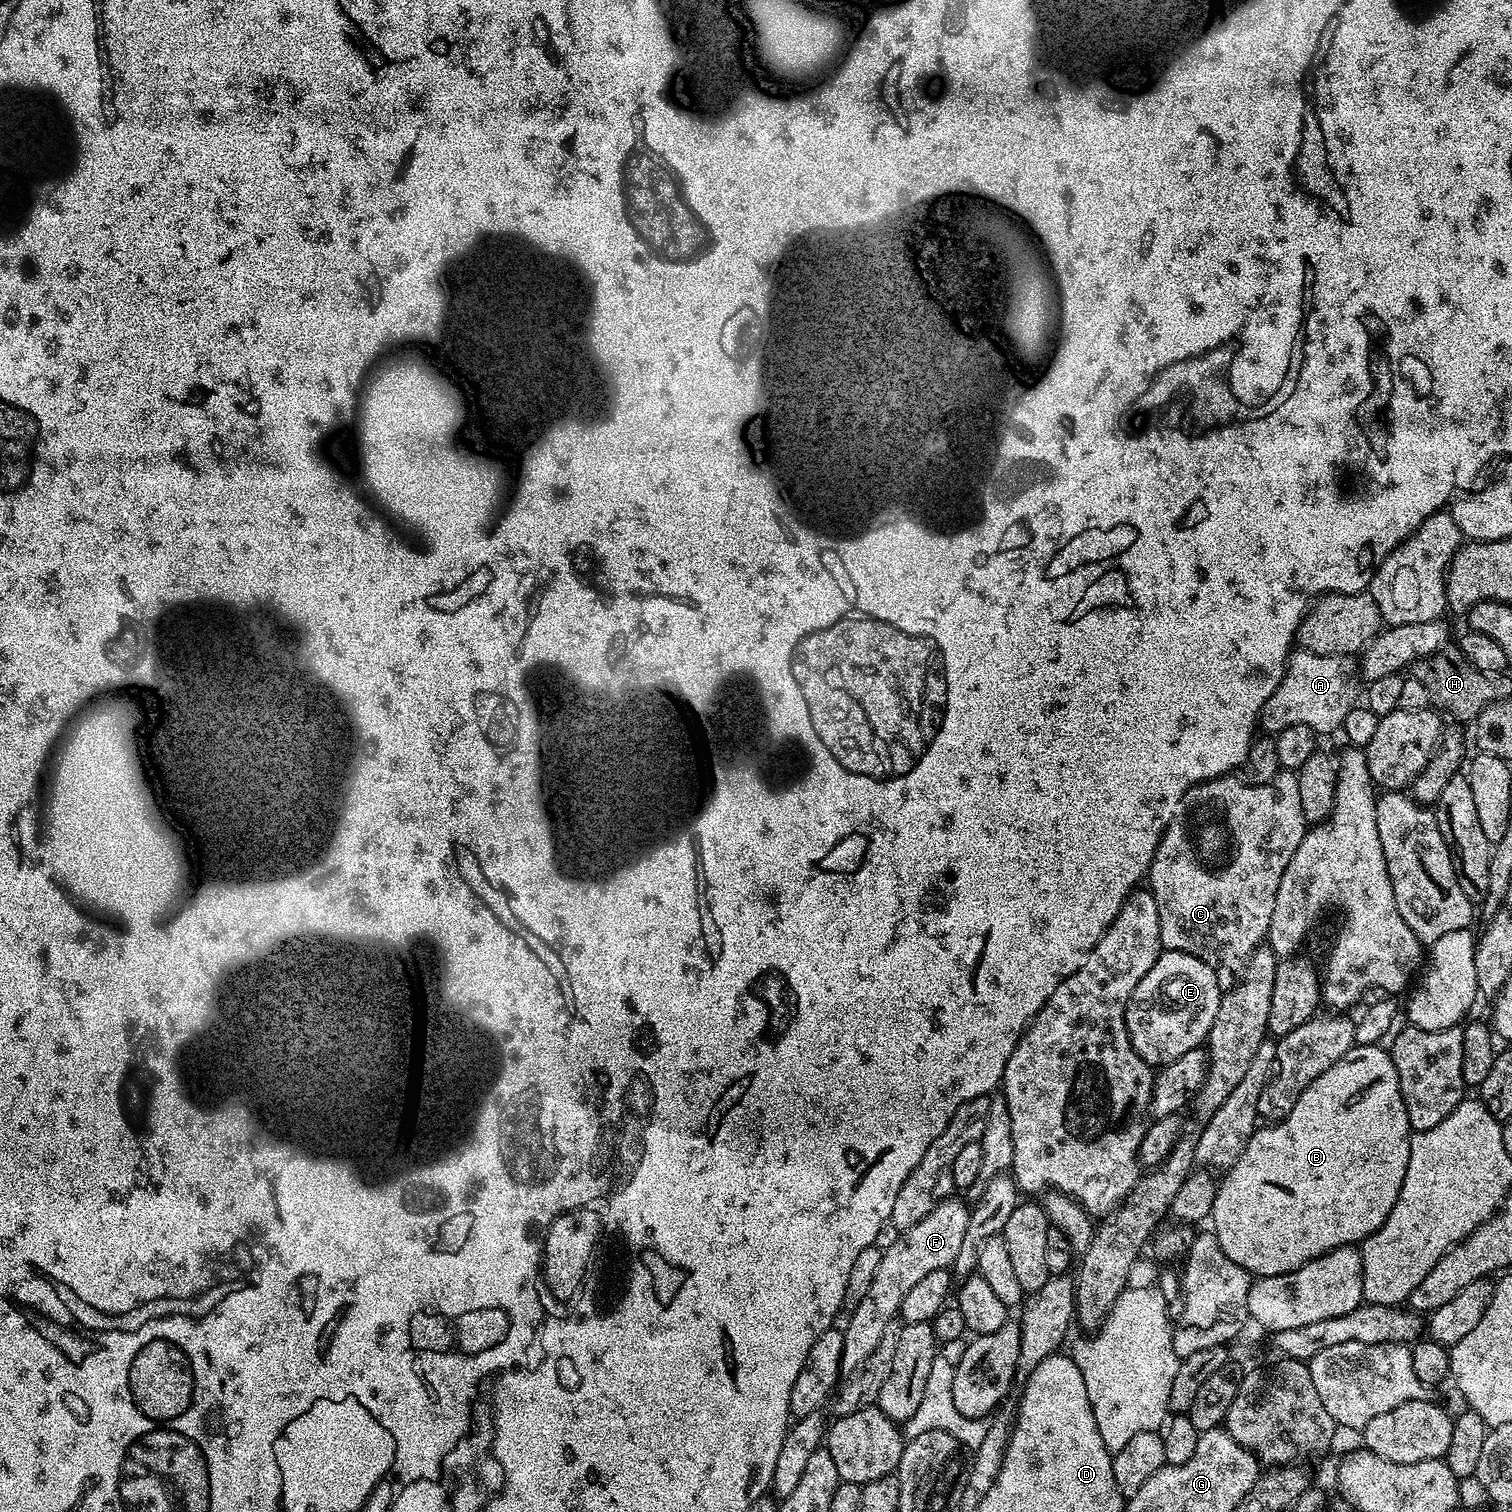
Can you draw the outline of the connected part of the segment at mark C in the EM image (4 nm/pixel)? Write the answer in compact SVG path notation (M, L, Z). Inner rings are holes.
M1281 770L1269 784L1249 784L1243 779L1235 780L1236 778L1235 775L1229 774L1196 785L1190 796L1192 809L1189 810L1188 816L1182 817L1183 815L1181 815L1169 824L1164 836L1160 839L1160 845L1154 854L1146 877L1146 884L1152 893L1154 902L1158 902L1161 949L1194 954L1194 958L1206 962L1206 966L1210 966L1216 971L1218 982L1221 989L1224 990L1236 985L1238 977L1248 967L1248 957L1265 943L1270 918L1274 914L1274 894L1278 894L1278 882L1282 882L1282 874L1286 870L1286 866L1290 866L1290 858L1294 854L1294 850L1298 850L1298 842L1302 842L1306 831L1306 821L1302 814L1302 797L1298 794L1295 771Z

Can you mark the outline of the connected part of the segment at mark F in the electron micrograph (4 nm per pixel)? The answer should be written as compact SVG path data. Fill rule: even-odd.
M949 1198L934 1206L934 1210L930 1210L930 1214L922 1218L922 1222L897 1235L887 1245L889 1248L883 1249L882 1262L878 1262L878 1270L874 1274L874 1282L870 1282L870 1290L866 1290L866 1298L862 1298L862 1302L851 1309L850 1326L844 1332L842 1342L841 1373L856 1372L864 1365L866 1358L870 1358L882 1334L893 1327L892 1319L895 1321L899 1317L902 1298L906 1298L906 1293L920 1279L926 1278L926 1274L933 1270L953 1267L971 1216L969 1205L963 1199L956 1199Z

